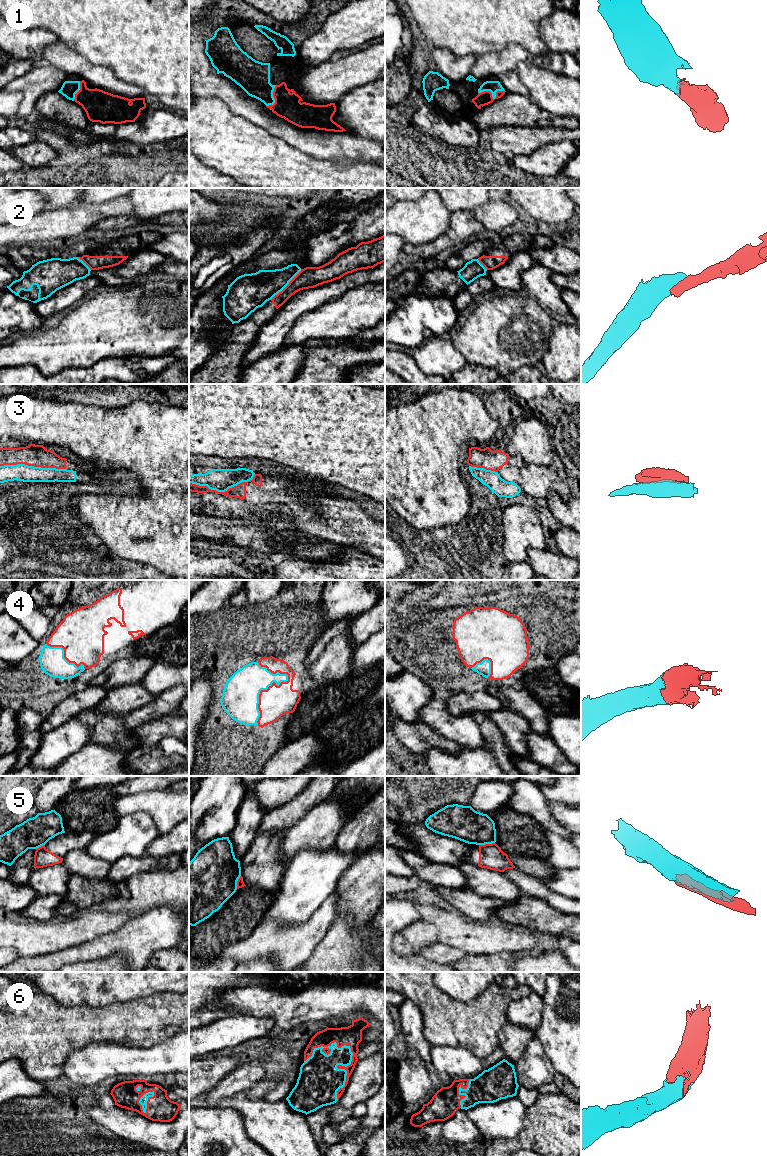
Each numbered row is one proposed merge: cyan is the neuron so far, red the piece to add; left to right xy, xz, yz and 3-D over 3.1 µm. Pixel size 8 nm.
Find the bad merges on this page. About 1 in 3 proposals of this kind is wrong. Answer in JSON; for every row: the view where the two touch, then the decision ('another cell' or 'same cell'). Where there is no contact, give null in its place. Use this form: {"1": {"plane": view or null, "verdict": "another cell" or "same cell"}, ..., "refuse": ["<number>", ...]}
{"1": {"plane": "yz", "verdict": "same cell"}, "2": {"plane": "xz", "verdict": "another cell"}, "3": {"plane": "xz", "verdict": "another cell"}, "4": {"plane": "xz", "verdict": "same cell"}, "5": {"plane": "yz", "verdict": "another cell"}, "6": {"plane": "xz", "verdict": "same cell"}, "refuse": ["2", "3", "5"]}

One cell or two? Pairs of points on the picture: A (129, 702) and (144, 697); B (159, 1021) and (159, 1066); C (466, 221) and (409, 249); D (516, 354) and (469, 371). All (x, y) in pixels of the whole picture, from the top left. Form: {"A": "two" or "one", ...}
{"A": "one", "B": "two", "C": "one", "D": "two"}

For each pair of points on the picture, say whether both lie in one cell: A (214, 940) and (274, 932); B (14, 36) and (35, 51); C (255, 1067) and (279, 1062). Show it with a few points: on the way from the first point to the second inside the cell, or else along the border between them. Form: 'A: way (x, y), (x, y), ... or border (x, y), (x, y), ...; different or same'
A: border (261, 920), (247, 936), (226, 947); different
B: way (19, 41), (30, 46); same
C: border (260, 1058), (264, 1075), (251, 1086); different

